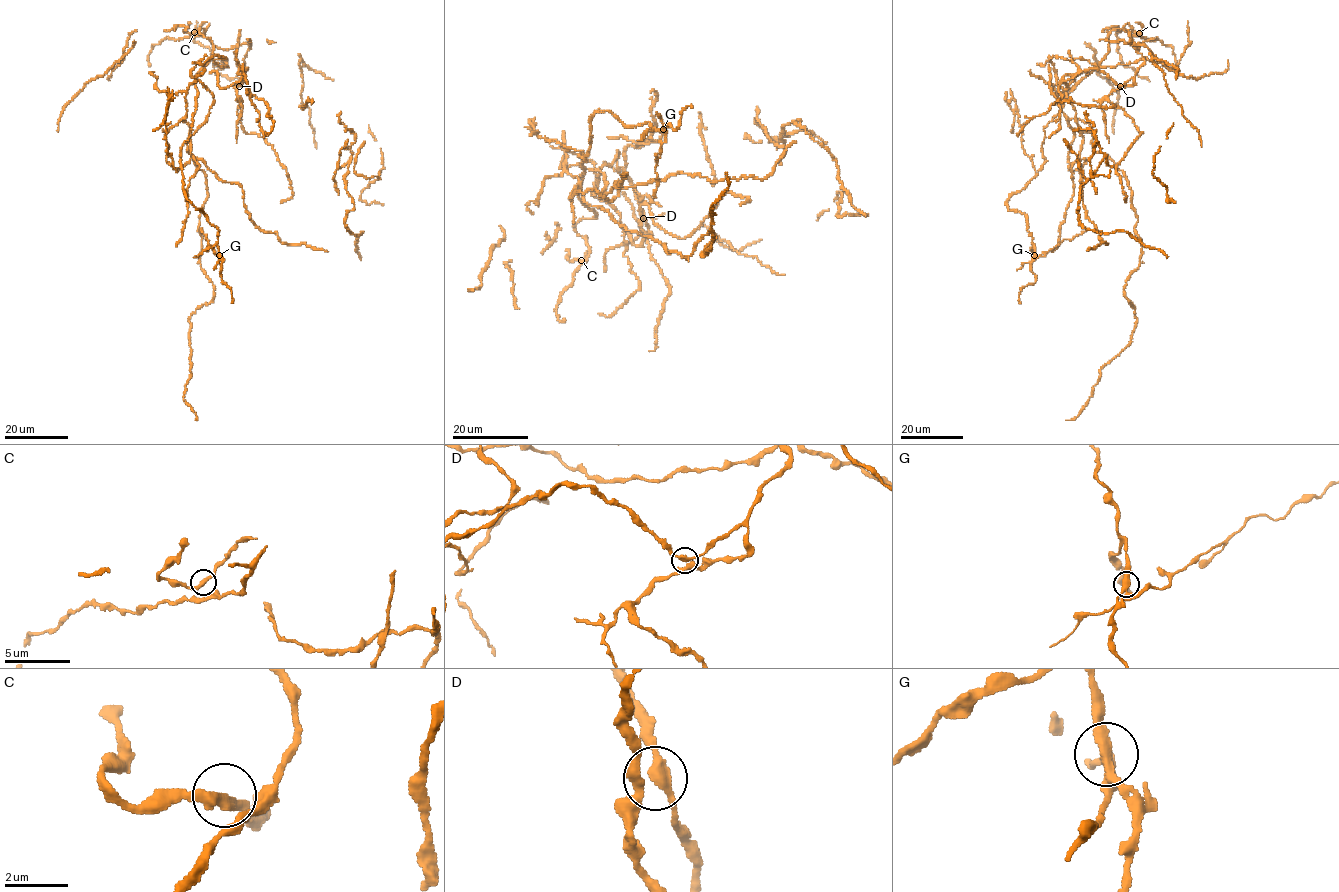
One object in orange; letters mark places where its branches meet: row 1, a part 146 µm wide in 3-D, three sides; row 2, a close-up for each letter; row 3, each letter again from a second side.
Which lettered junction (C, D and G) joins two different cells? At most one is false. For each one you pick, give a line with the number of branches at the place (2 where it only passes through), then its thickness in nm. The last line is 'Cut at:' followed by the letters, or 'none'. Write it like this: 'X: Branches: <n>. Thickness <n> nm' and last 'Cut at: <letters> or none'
G: Branches: 4. Thickness 320 nm
Cut at: G

